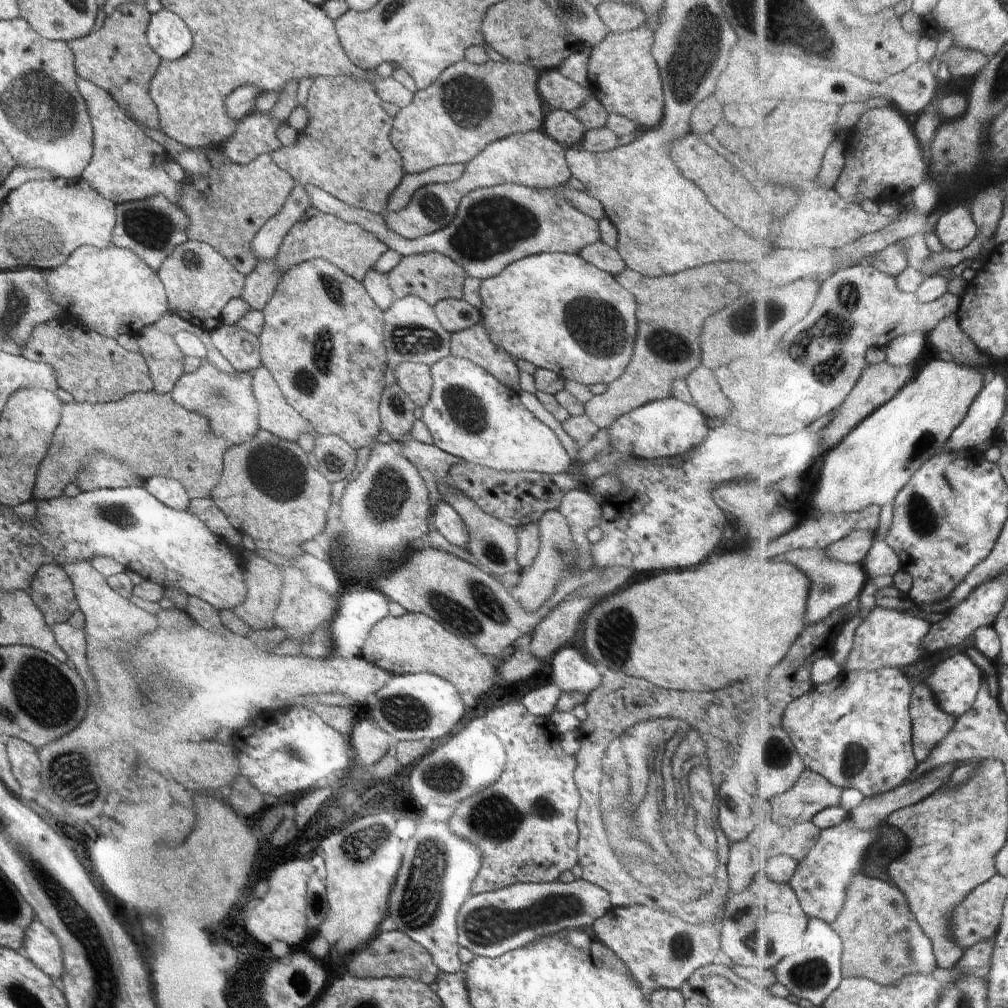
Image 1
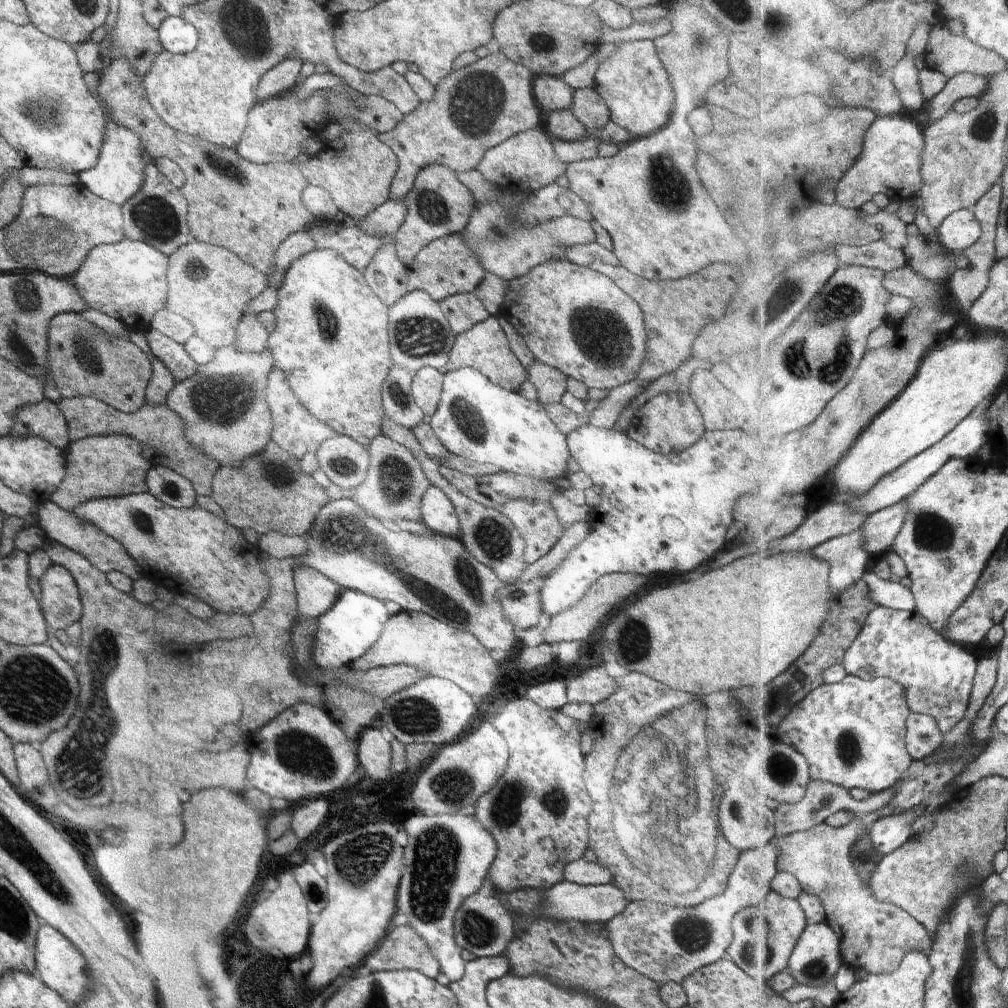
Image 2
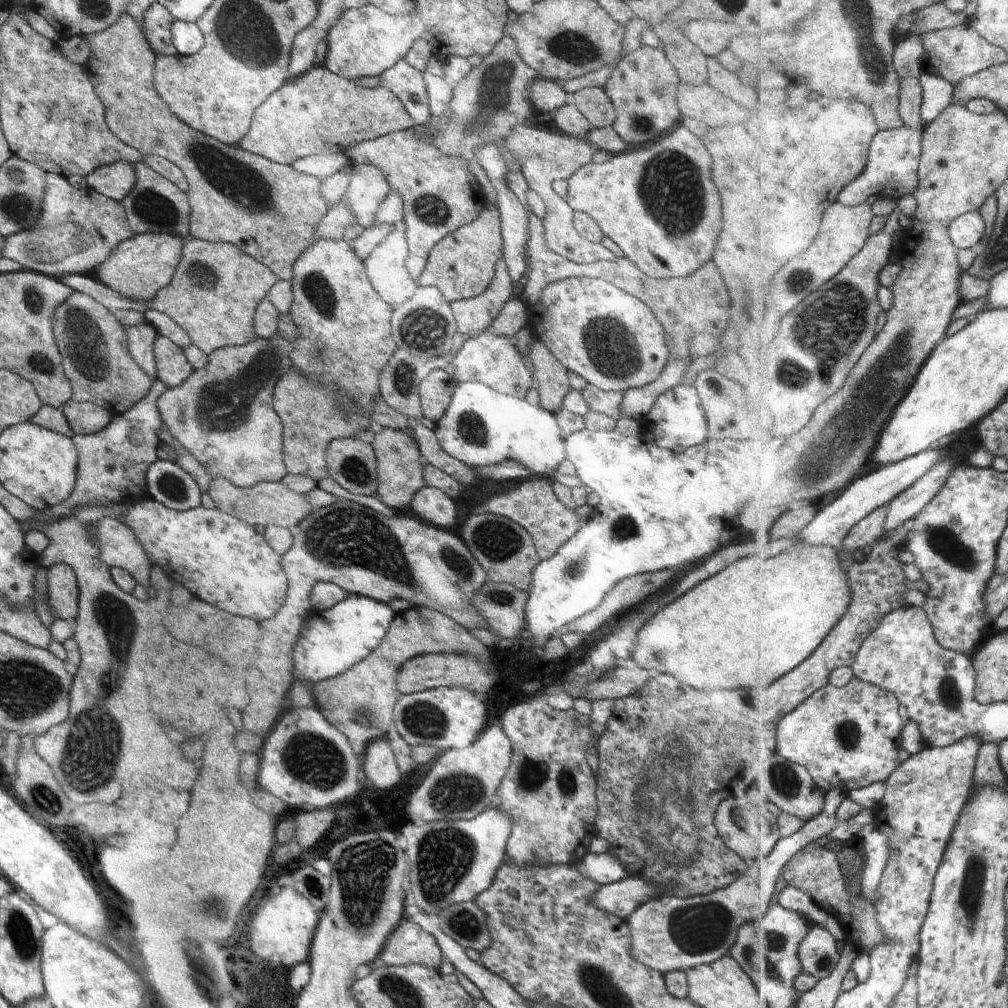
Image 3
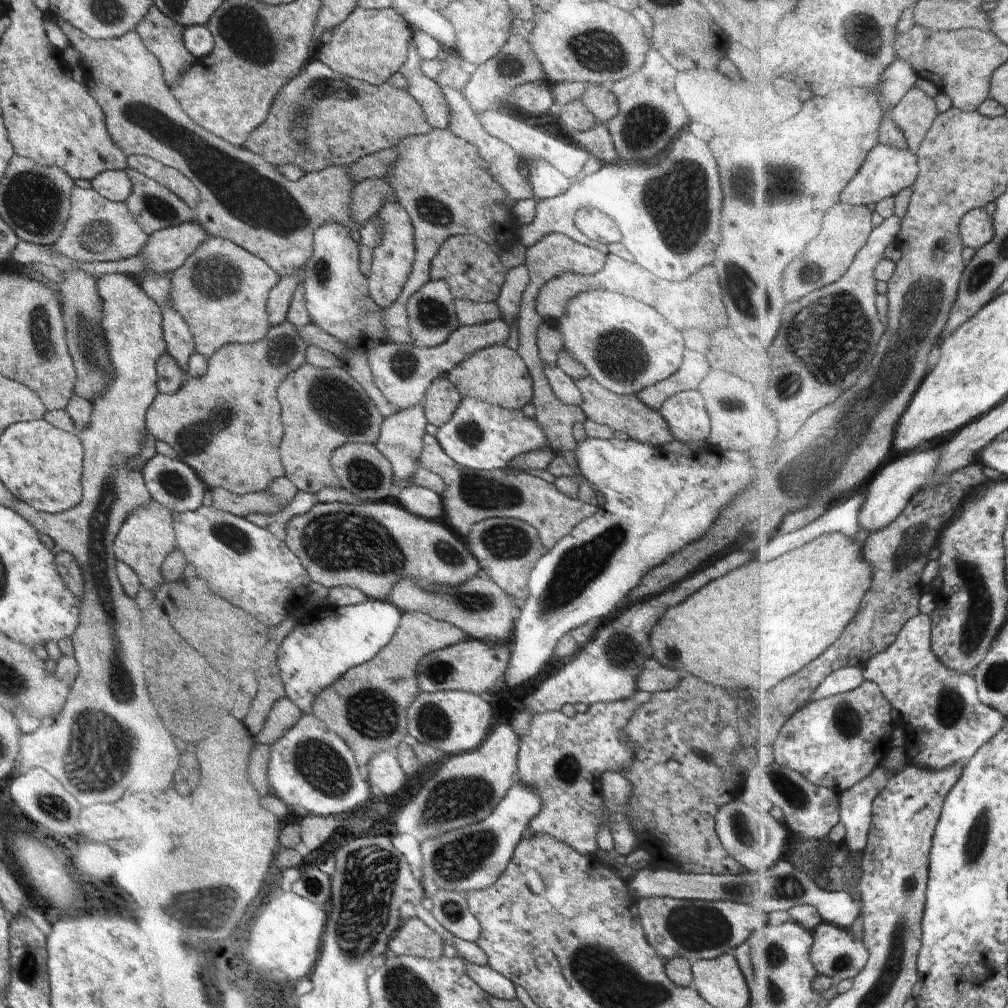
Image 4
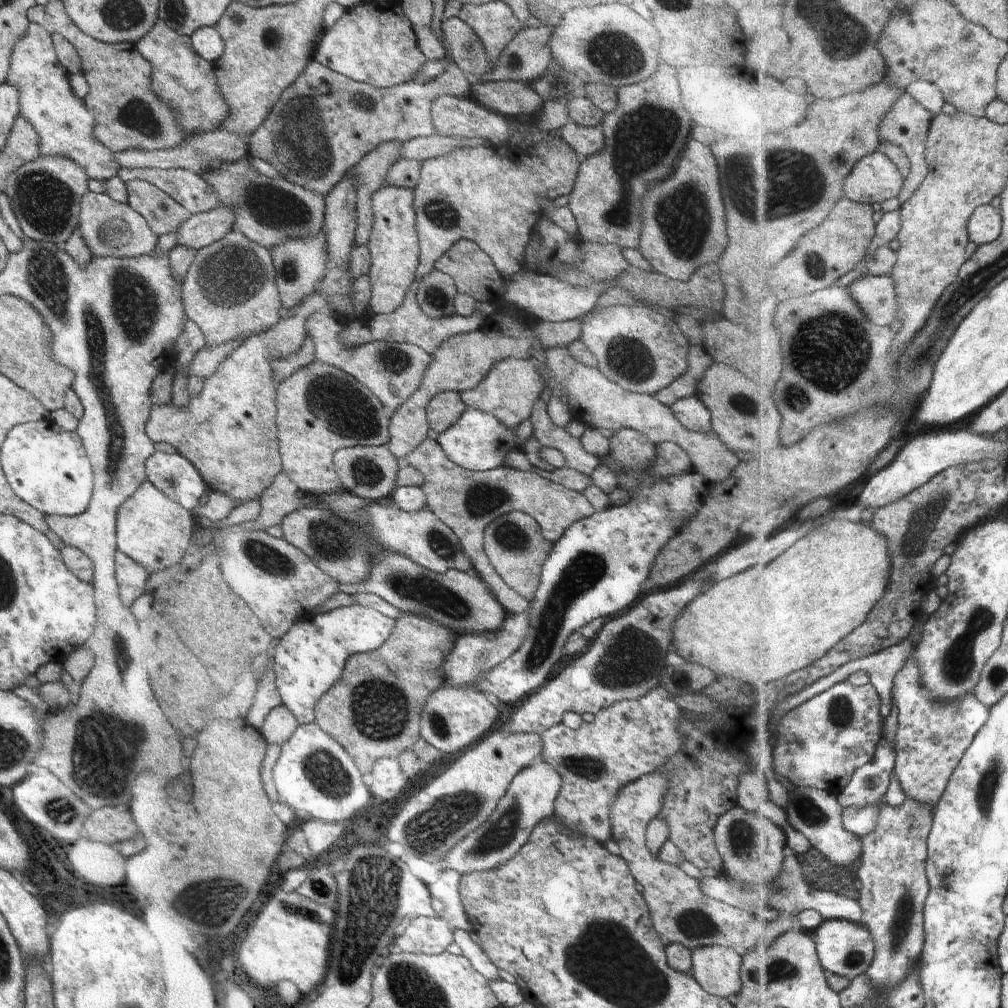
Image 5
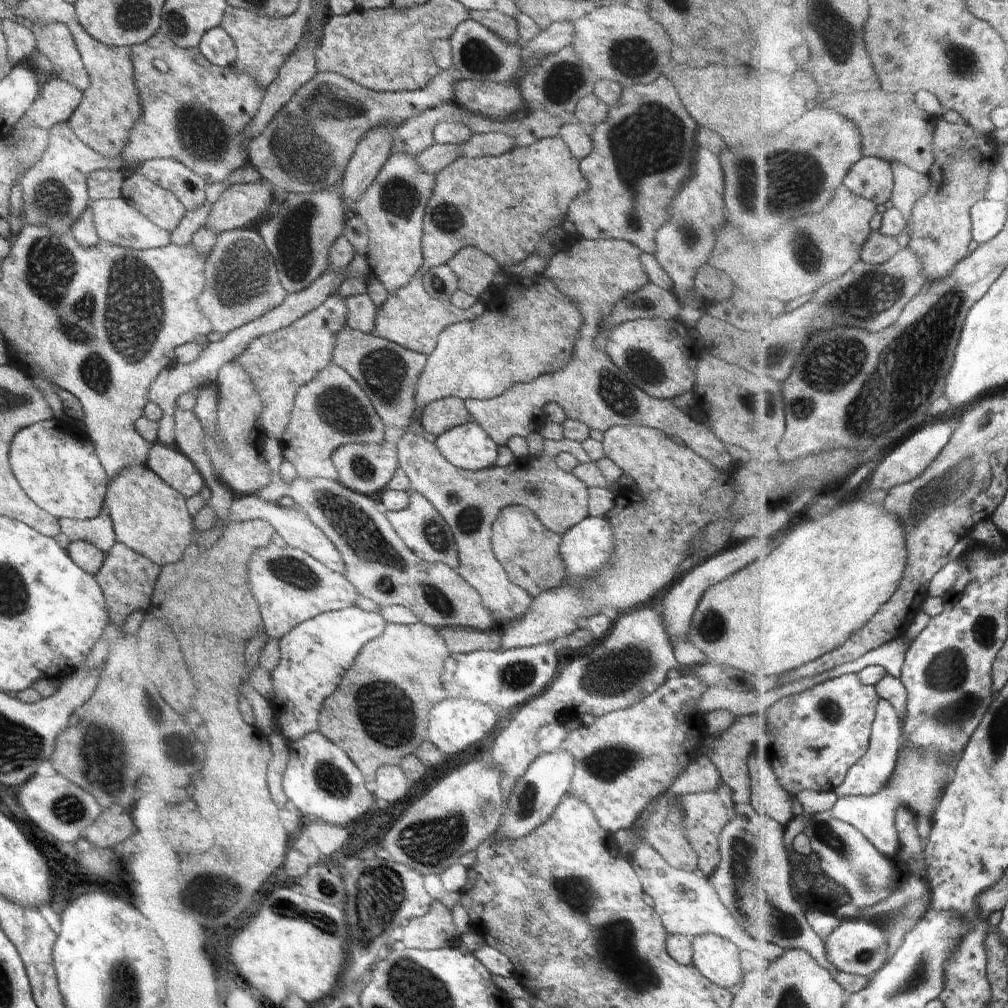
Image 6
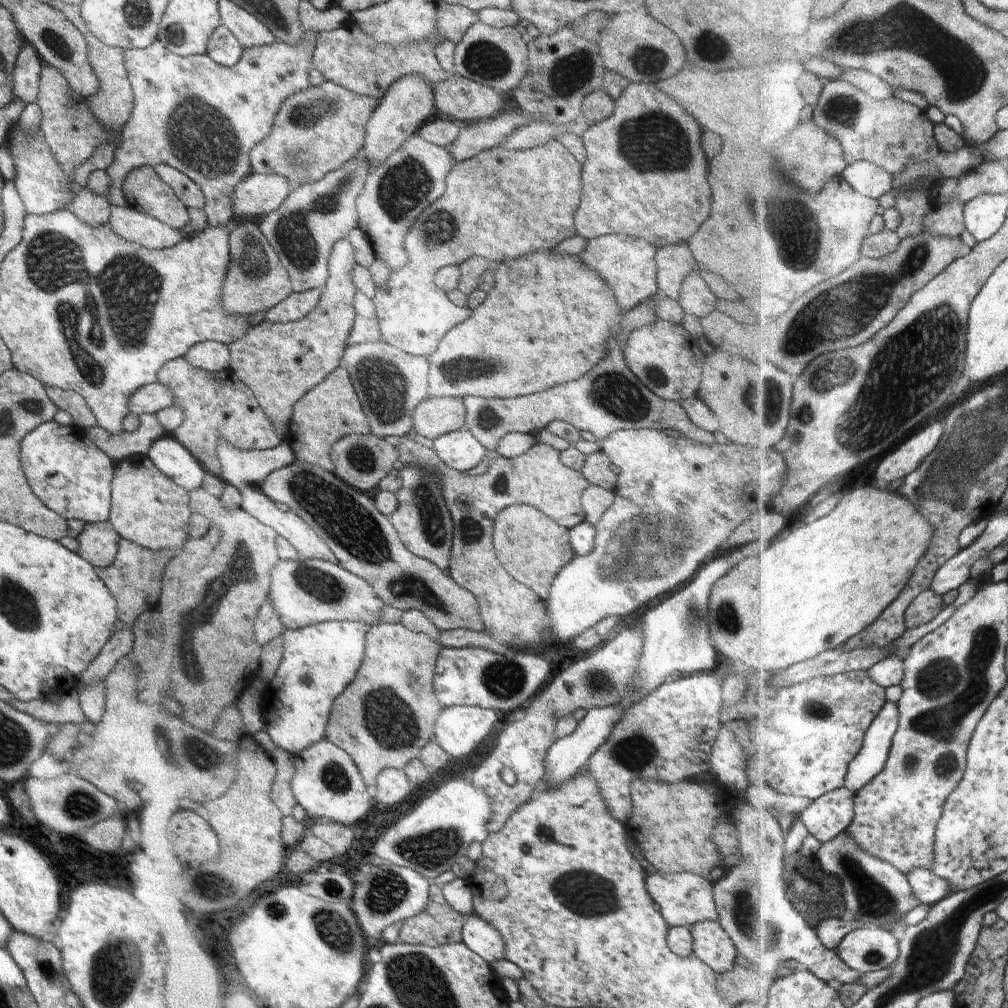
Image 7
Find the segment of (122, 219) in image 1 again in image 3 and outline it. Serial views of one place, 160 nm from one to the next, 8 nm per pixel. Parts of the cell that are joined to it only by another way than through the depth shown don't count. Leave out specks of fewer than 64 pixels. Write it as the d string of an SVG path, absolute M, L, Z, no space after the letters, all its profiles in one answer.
M135 163L133 166L136 184L130 194L121 201L133 234L172 234L183 241L192 238L189 232L190 204L186 193L181 192L172 182L148 168L146 164Z

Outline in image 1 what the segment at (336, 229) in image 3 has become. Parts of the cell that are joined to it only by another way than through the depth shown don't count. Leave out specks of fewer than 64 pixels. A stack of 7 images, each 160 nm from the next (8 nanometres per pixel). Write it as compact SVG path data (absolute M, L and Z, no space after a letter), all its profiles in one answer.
M274 259L258 261L254 270L245 276L240 298L250 305L251 310L261 311L274 294L282 275Z

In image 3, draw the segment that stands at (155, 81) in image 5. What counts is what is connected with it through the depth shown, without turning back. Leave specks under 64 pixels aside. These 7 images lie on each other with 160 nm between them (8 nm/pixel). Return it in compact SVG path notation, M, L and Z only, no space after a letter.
M159 3L152 4L144 12L142 30L143 36L148 42L153 54L164 54L165 56L177 56L176 48L172 46L170 28L175 20L170 12Z

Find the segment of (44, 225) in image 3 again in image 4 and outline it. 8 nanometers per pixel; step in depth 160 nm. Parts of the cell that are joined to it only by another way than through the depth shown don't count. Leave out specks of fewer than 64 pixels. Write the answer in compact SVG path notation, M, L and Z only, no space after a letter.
M72 184L69 219L66 221L62 236L50 247L58 254L63 254L76 262L104 263L140 255L148 237L125 202L108 200L93 188L83 189Z

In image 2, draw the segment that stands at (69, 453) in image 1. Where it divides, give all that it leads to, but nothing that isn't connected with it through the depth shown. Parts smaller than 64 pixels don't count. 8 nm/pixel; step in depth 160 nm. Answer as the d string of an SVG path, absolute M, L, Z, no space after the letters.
M92 397L63 398L57 405L66 419L70 442L94 435L131 436L141 444L141 451L152 467L165 466L186 477L193 484L196 495L211 496L212 479L220 465L185 439L182 419L166 404L143 405L140 410L133 413L123 413Z

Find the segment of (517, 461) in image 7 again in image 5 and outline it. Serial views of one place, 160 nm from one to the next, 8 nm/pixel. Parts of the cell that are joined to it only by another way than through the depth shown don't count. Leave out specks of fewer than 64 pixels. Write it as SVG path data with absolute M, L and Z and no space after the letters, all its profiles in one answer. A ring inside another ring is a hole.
M539 398L531 412L533 438L543 447L557 449L562 453L566 464L584 475L590 475L600 463L600 458L586 452L579 438L574 438L565 428L556 426L548 416L547 405ZM431 438L424 439L418 448L404 457L402 463L423 474L425 482L419 487L425 491L427 507L454 531L471 562L472 573L484 581L494 598L510 615L528 611L530 603L514 592L490 564L480 543L485 528L499 516L520 511L531 516L540 525L541 533L555 543L571 524L595 513L581 492L549 481L534 472L517 470L506 464L487 471L463 469L448 460L441 446Z

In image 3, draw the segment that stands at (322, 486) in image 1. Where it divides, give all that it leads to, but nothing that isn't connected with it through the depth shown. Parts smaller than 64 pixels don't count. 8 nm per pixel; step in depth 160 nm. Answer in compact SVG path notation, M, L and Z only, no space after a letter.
M220 476L212 481L208 494L214 501L216 509L226 514L231 514L234 518L238 518L238 520L242 520L252 527L255 527L257 524L265 528L275 525L292 531L312 512L312 506L306 502L304 494L296 494L288 486L284 486L281 481L263 481L250 486L250 488L241 488L230 484L230 480Z

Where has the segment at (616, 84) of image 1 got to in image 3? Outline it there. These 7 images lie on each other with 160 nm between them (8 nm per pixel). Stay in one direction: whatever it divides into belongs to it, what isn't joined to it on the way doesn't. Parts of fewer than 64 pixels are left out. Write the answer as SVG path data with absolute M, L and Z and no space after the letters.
M641 45L634 52L630 52L612 68L610 78L606 80L603 90L616 112L616 120L611 127L616 130L616 134L624 140L629 148L658 140L674 124L680 122L680 112L678 112L678 106L676 106L678 84L680 84L678 74L663 52L647 45Z

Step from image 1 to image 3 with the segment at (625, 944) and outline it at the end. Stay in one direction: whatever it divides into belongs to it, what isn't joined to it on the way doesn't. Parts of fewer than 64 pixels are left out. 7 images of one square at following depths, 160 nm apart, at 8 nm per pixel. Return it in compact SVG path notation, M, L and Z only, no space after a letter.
M834 790L826 796L826 807L818 818L808 821L798 834L780 840L768 858L760 857L748 862L744 872L731 885L706 895L693 897L662 895L641 904L627 918L631 934L629 953L638 962L663 975L670 971L685 971L698 965L712 964L715 960L728 955L736 942L739 927L754 920L760 913L769 915L783 885L782 877L785 869L794 856L812 842L815 843L816 840L832 834L842 824L838 812L850 795L842 790Z

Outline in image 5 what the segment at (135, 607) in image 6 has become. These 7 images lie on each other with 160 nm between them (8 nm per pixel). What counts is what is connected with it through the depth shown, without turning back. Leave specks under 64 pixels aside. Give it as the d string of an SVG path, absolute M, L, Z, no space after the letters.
M121 550L115 552L115 577L119 586L122 604L130 608L145 590L149 572L135 560L126 556Z

